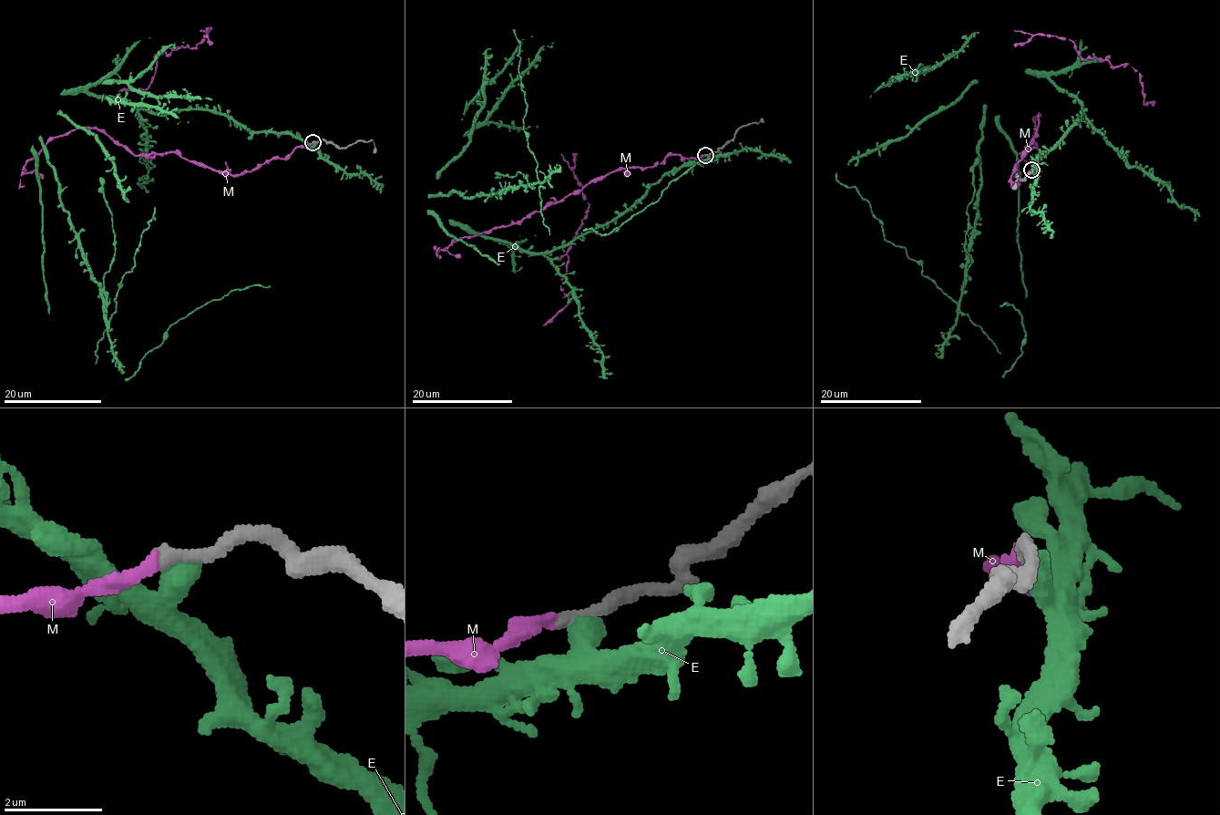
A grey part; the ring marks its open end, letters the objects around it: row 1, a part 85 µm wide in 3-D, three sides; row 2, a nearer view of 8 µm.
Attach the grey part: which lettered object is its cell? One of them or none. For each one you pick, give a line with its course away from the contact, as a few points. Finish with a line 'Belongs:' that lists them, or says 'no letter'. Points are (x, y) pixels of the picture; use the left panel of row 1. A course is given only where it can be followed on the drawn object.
Belongs: M

